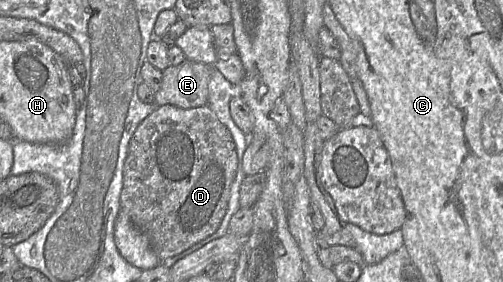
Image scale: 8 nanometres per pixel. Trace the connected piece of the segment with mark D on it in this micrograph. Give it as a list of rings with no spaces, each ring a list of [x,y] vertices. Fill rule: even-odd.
[[[170,104],[161,105],[139,123],[129,142],[128,154],[123,167],[123,187],[120,196],[121,211],[130,218],[135,227],[148,237],[154,252],[161,261],[164,261],[182,253],[212,235],[219,228],[228,208],[231,186],[235,180],[237,170],[238,156],[232,135],[228,128],[219,121],[209,105],[189,109]]]

